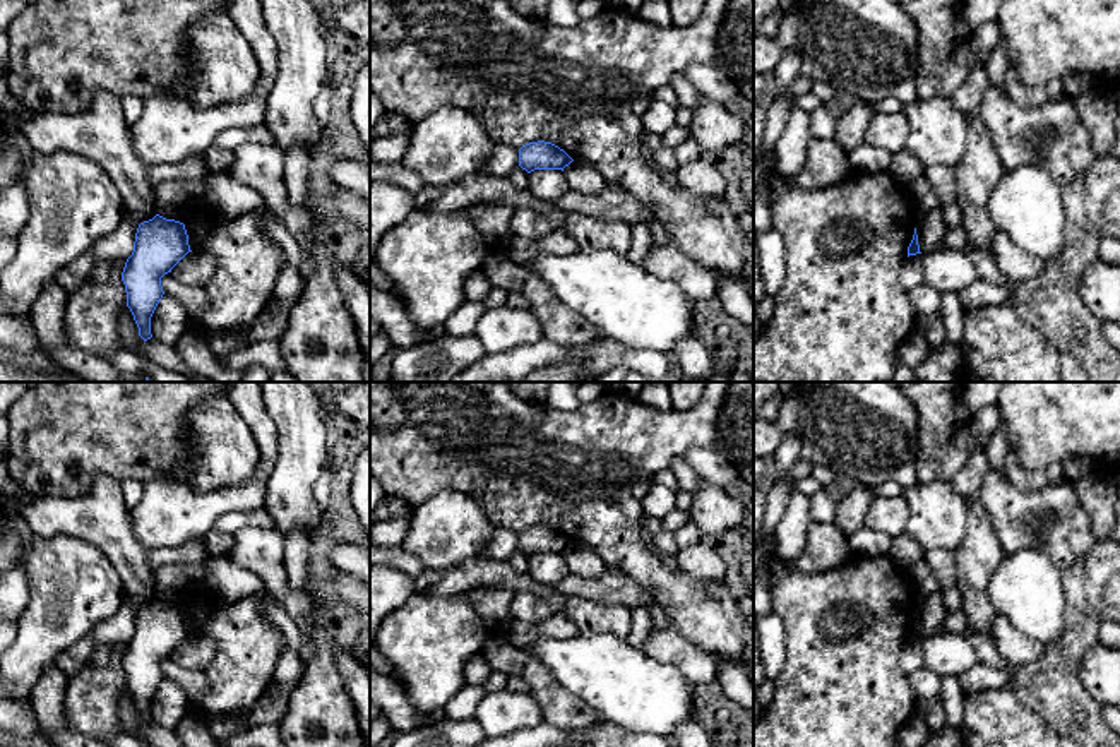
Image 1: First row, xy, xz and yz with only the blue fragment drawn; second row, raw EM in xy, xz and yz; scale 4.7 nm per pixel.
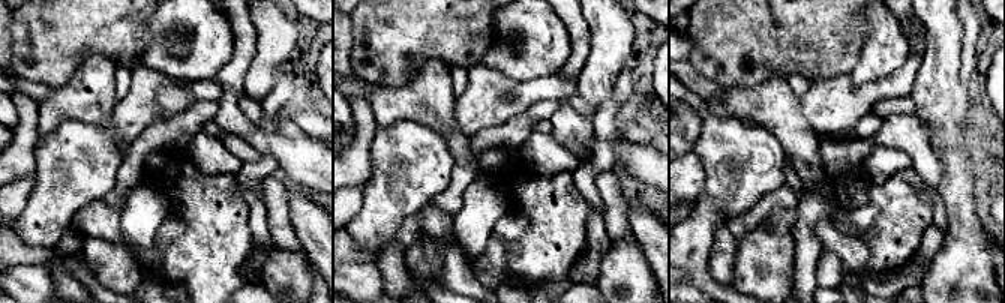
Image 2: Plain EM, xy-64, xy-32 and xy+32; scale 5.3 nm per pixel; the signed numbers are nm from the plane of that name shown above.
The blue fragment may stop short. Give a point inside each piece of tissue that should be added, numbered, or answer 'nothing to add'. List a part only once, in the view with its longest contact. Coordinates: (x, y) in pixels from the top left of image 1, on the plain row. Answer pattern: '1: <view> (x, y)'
nothing to add

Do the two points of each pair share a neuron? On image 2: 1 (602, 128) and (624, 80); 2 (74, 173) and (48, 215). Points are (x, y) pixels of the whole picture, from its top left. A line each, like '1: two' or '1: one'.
1: one
2: one

